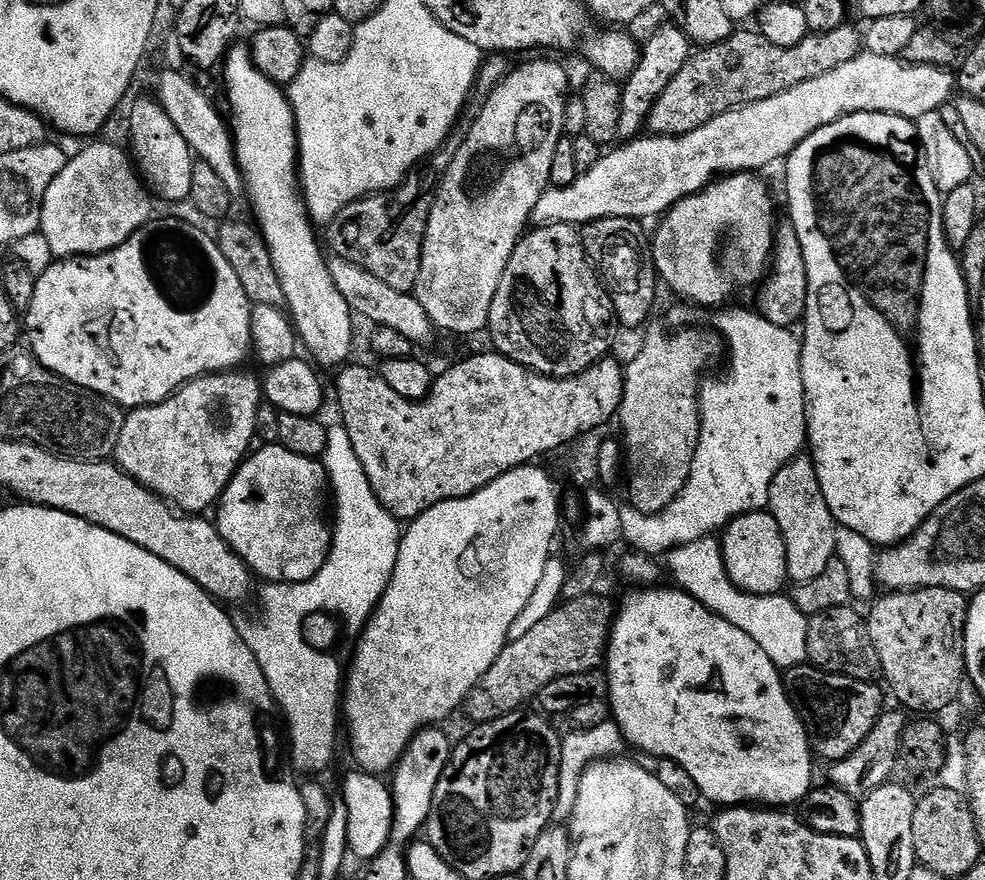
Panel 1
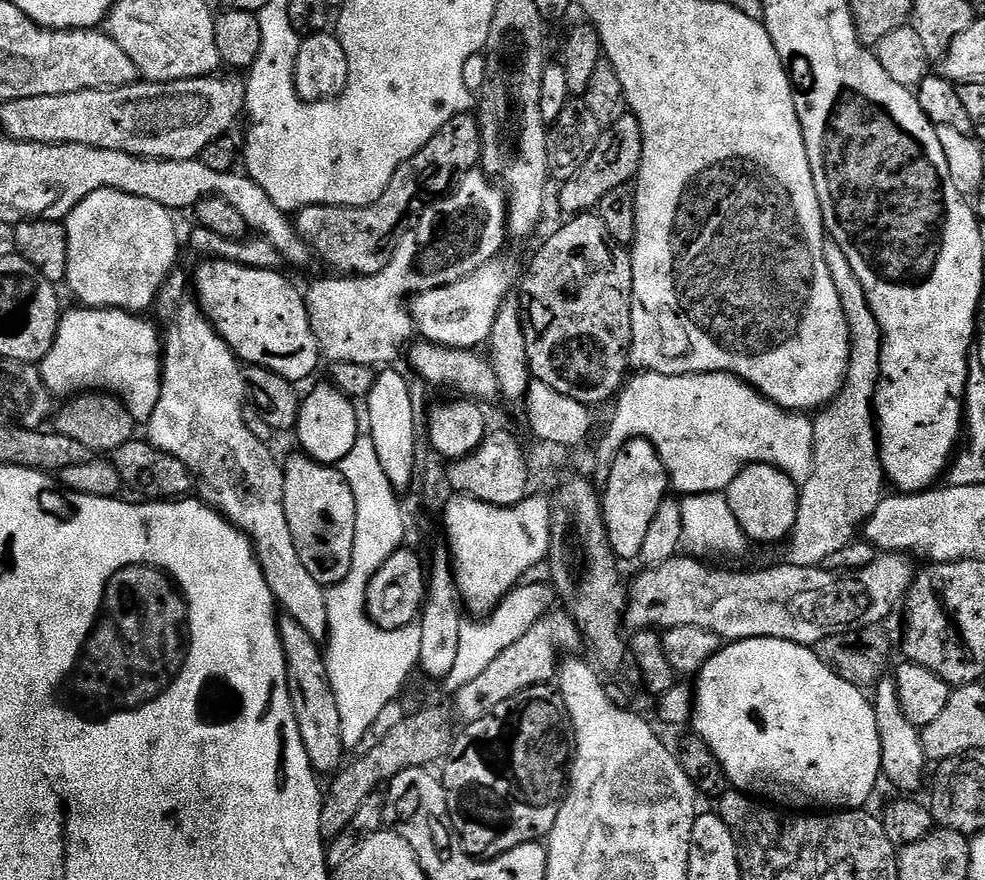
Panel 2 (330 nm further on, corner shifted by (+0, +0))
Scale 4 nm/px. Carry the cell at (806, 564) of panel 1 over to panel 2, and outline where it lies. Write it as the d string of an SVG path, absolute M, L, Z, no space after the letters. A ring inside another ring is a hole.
M833 247L827 257L829 265L835 266L834 280L847 313L850 355L848 377L843 388L831 405L812 420L815 458L810 478L799 487L798 518L792 527L786 556L787 563L797 564L801 570L808 570L815 564L823 565L830 554L838 554L838 550L853 543L864 521L872 516L886 492L875 422L876 388L881 381L880 327L866 302L858 278L854 276L854 270L850 268L850 262L846 260L846 254L840 248Z

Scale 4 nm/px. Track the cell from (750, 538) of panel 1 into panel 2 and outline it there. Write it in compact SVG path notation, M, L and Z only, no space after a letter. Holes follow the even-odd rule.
M751 464L730 482L726 495L730 510L734 510L734 518L738 518L738 526L749 541L776 544L791 537L798 518L800 489L782 470L769 464Z

